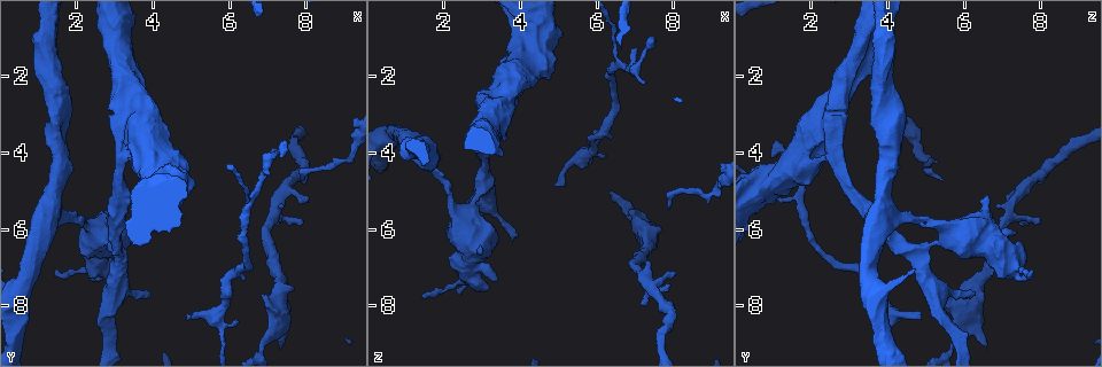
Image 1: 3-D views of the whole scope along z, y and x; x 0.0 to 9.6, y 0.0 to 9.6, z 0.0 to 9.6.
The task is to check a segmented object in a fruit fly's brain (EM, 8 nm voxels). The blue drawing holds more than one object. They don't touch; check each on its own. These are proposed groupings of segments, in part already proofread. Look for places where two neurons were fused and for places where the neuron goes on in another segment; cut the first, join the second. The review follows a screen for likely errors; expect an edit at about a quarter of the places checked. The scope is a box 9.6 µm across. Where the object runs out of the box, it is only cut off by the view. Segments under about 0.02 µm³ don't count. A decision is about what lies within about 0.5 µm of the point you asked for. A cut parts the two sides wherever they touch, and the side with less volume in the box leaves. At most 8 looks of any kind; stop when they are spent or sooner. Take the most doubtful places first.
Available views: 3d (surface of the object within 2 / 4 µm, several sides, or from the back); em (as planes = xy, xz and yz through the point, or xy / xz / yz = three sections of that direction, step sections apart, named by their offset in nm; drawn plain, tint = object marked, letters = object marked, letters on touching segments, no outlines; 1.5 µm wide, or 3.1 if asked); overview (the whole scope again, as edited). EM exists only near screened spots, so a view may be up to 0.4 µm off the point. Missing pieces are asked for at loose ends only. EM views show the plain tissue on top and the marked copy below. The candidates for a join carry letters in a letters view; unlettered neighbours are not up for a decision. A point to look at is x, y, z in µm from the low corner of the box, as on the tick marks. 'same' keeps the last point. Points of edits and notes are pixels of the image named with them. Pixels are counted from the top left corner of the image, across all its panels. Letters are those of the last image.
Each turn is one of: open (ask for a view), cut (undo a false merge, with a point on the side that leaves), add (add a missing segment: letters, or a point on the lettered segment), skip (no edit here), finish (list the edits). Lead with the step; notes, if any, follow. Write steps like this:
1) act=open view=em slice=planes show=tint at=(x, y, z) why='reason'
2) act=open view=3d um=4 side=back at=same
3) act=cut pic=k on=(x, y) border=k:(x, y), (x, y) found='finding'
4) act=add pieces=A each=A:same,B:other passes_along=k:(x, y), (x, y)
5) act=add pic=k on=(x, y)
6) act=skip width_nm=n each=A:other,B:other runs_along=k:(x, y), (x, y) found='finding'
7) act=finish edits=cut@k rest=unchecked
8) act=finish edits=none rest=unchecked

act=open view=em slice=xz step=8 show=letters at=(7.90, 4.65, 5.45) why='branch stops here'

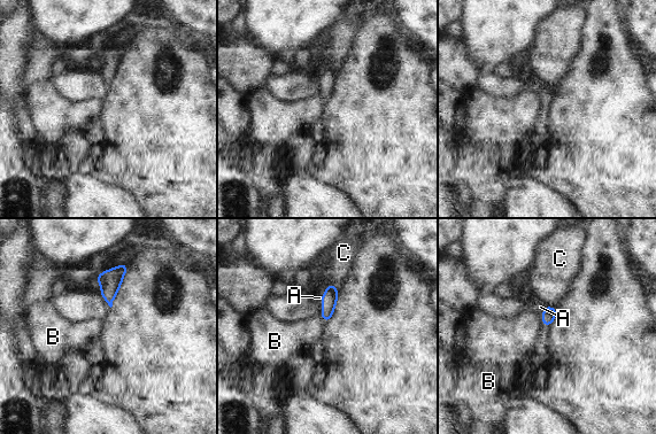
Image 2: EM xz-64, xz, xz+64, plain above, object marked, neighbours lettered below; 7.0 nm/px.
act=add pieces=A width_nm=90 each=A:same,B:other,C:other found='the neuron continues'

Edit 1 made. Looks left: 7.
act=open view=overview why='redraw'

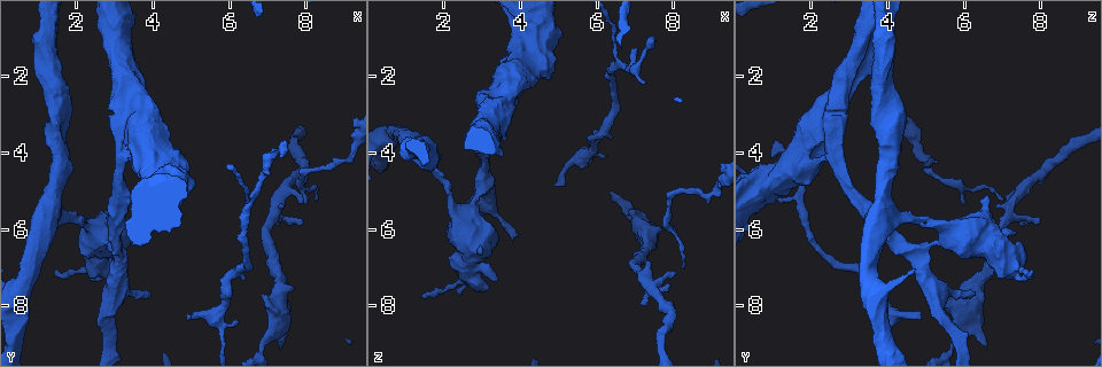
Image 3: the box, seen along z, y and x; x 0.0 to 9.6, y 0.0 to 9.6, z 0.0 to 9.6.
act=open view=em slice=xy step=8 show=letters at=(6.90, 9.15, 5.70) why='thin neck'

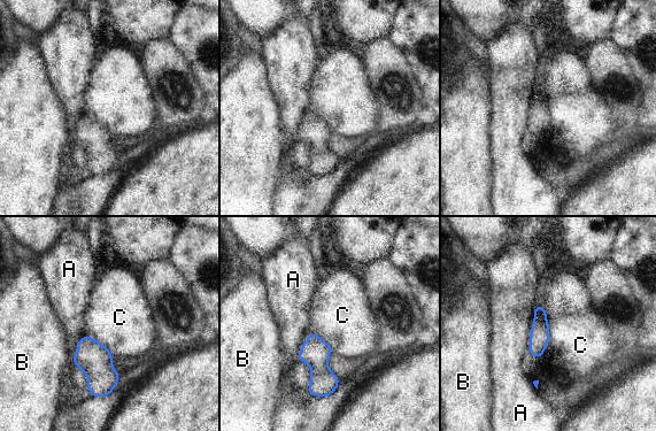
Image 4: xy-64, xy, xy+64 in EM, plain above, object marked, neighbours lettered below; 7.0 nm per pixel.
act=skip each=A:other,B:other,C:other border=4:(537, 303), (548, 324), (537, 359) found='all the same neuron'

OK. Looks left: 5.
act=finish edits=add@2 rest=unchecked

